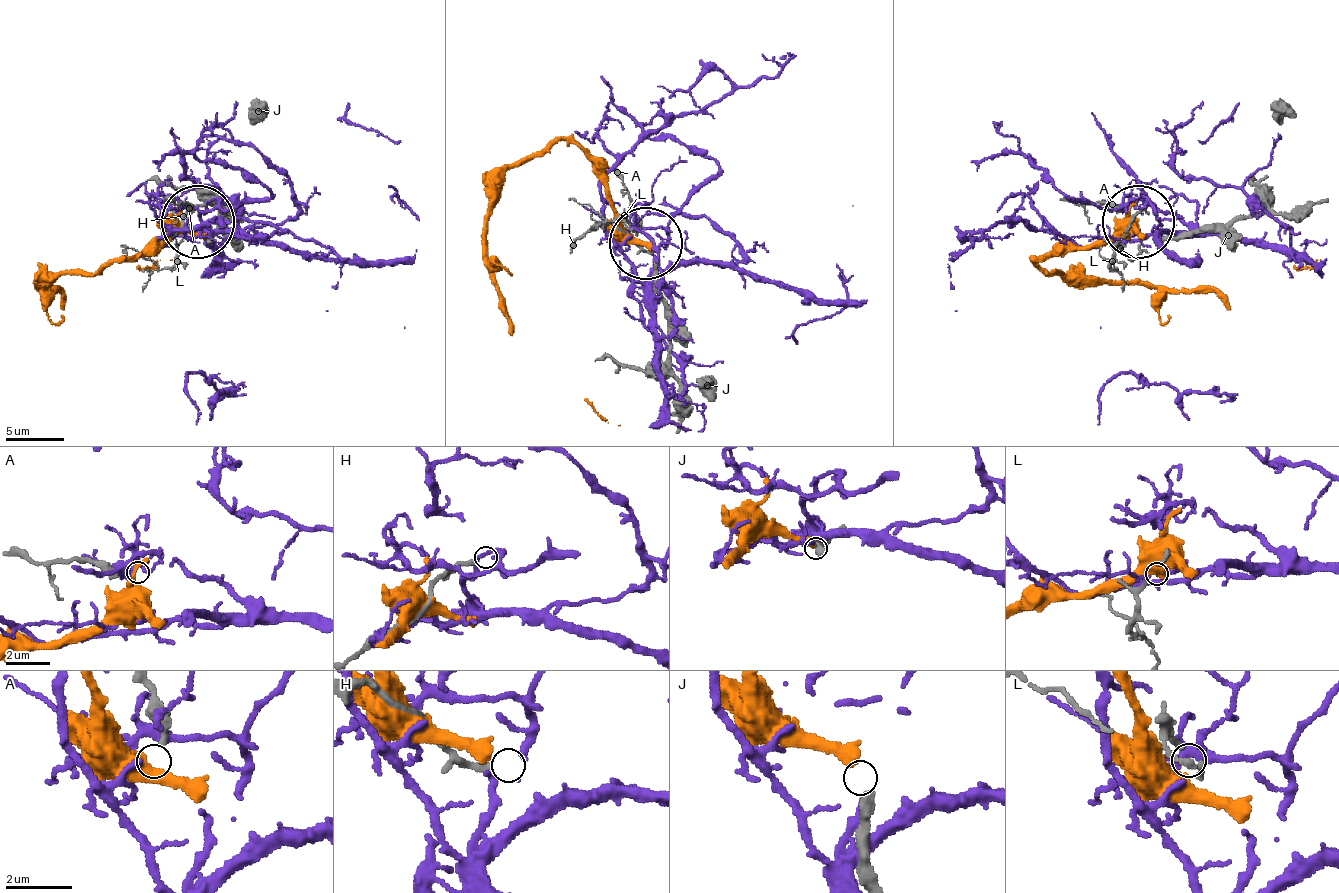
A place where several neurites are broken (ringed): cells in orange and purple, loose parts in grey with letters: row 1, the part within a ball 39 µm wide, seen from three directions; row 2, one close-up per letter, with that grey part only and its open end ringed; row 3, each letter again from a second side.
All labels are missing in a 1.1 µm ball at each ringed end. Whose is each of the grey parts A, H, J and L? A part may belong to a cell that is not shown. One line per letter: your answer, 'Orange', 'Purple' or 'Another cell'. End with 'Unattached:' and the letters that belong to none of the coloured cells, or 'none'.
A: Another cell
H: Another cell
J: Orange
L: Purple
Unattached: A, H

